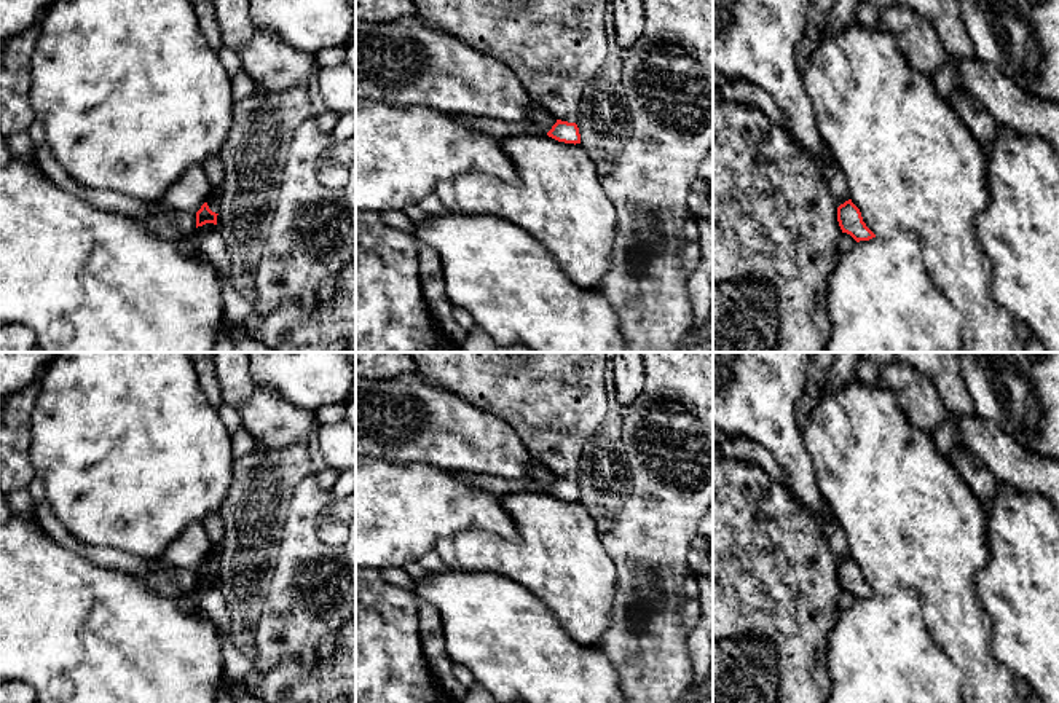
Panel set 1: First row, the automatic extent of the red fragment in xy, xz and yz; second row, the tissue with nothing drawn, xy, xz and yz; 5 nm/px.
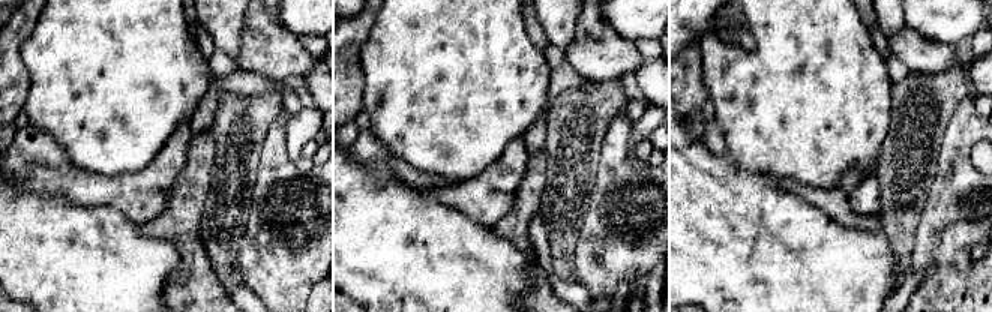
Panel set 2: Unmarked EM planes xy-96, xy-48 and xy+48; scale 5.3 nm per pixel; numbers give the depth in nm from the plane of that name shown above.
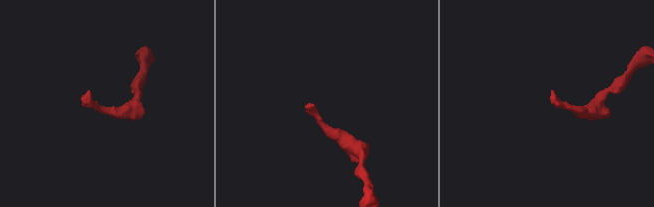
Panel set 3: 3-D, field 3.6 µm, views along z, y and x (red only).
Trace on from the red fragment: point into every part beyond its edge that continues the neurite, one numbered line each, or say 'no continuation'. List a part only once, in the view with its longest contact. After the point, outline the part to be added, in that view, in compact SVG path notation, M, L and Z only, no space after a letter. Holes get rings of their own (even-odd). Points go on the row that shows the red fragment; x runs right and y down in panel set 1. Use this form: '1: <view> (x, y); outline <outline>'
no continuation

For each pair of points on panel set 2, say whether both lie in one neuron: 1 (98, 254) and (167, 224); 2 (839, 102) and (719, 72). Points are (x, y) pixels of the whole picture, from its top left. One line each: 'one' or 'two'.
1: two
2: one

